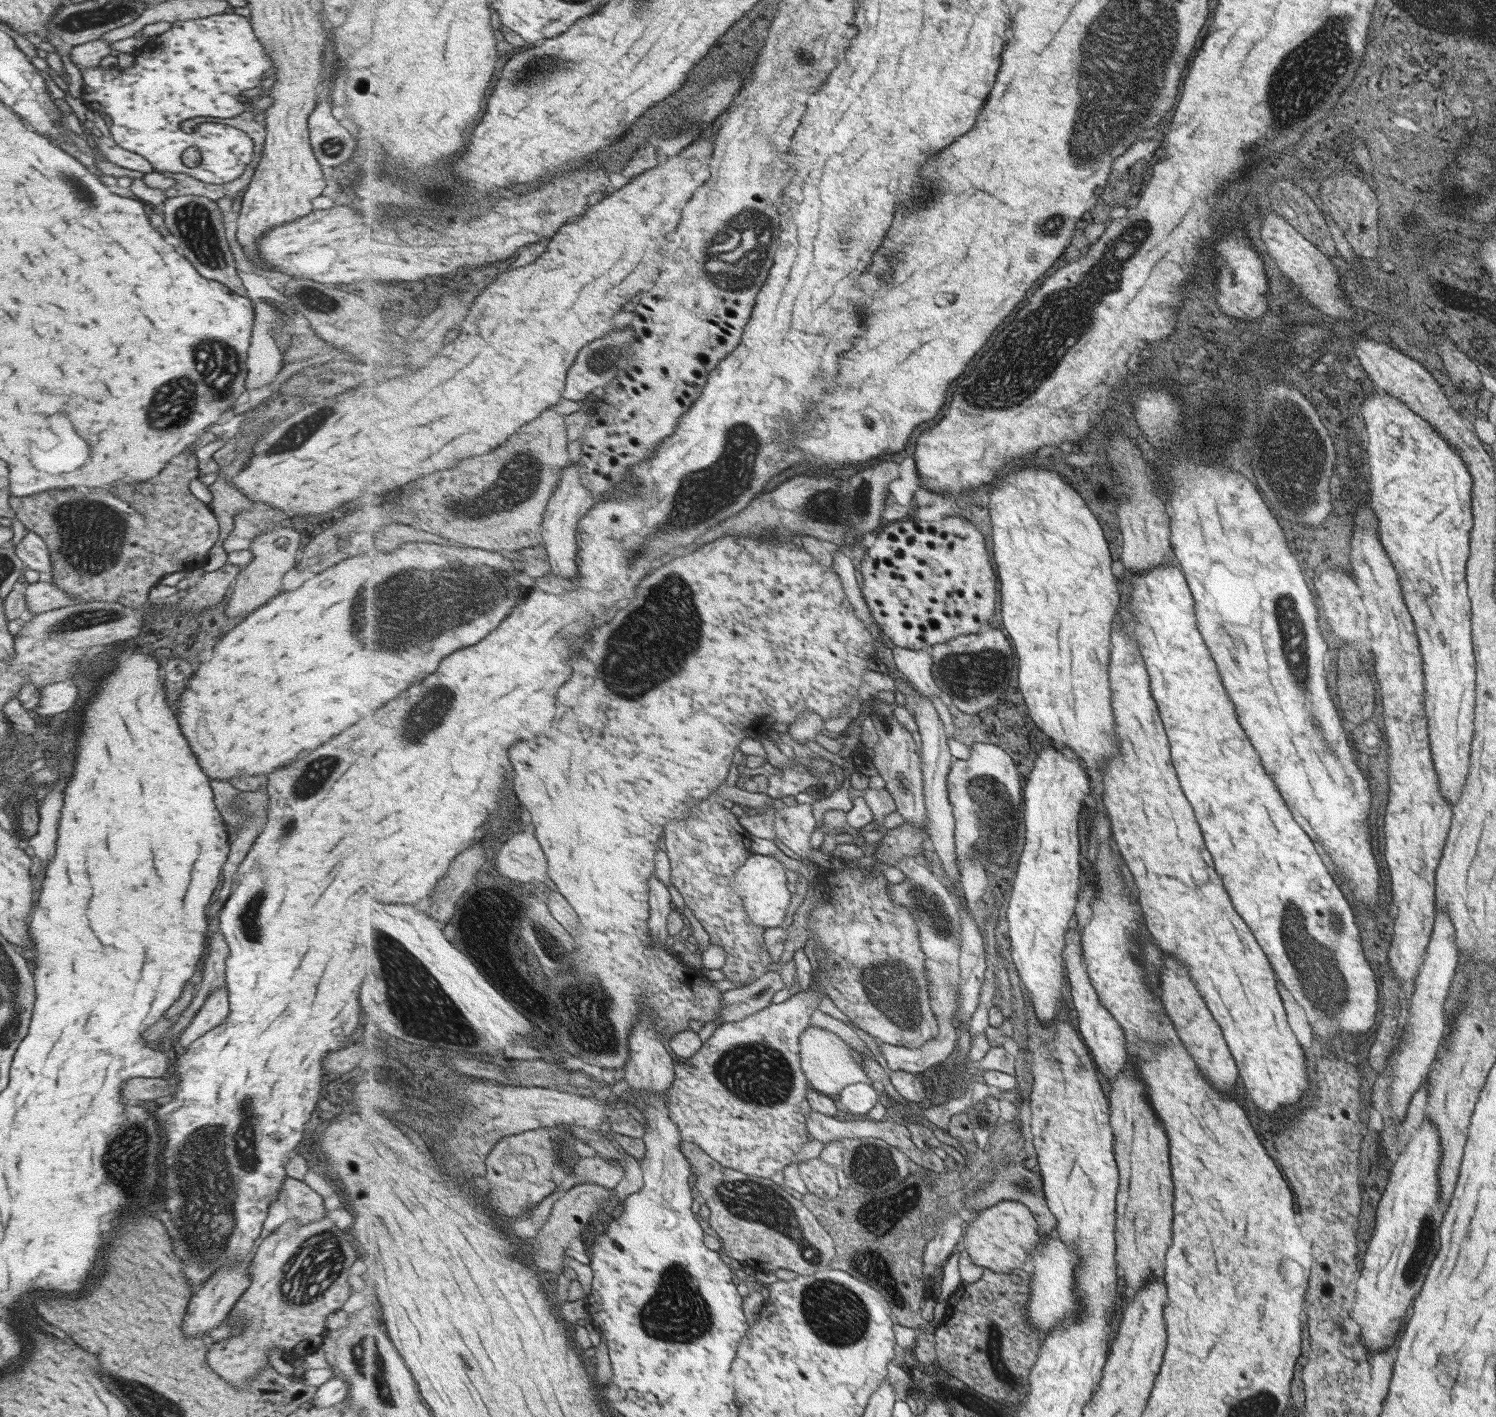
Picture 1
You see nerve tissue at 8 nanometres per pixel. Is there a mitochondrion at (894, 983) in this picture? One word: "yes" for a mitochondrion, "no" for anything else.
yes

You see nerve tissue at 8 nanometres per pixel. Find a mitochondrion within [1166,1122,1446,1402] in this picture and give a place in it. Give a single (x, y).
(1423, 1258)

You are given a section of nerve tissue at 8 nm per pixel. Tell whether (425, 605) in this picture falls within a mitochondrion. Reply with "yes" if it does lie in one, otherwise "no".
yes

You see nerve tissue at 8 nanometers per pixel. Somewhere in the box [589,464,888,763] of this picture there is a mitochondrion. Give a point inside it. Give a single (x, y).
(669, 605)

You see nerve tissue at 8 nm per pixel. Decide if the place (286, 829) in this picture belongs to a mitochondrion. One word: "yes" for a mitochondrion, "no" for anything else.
yes

